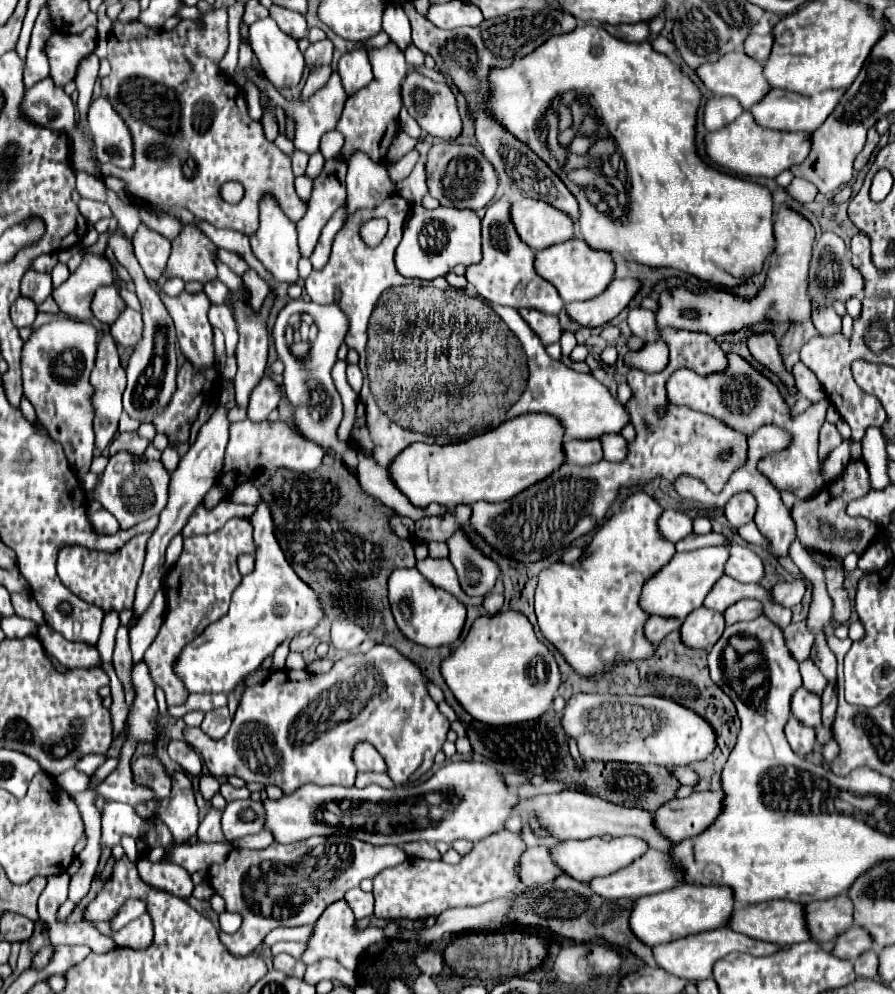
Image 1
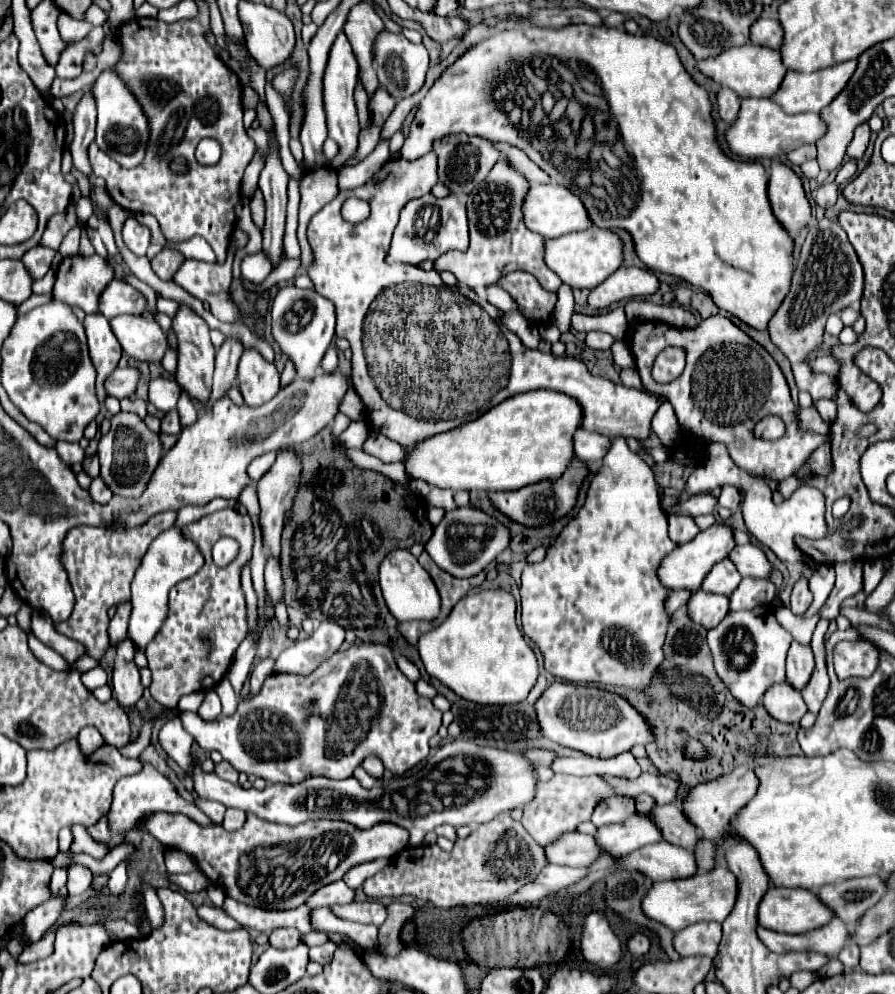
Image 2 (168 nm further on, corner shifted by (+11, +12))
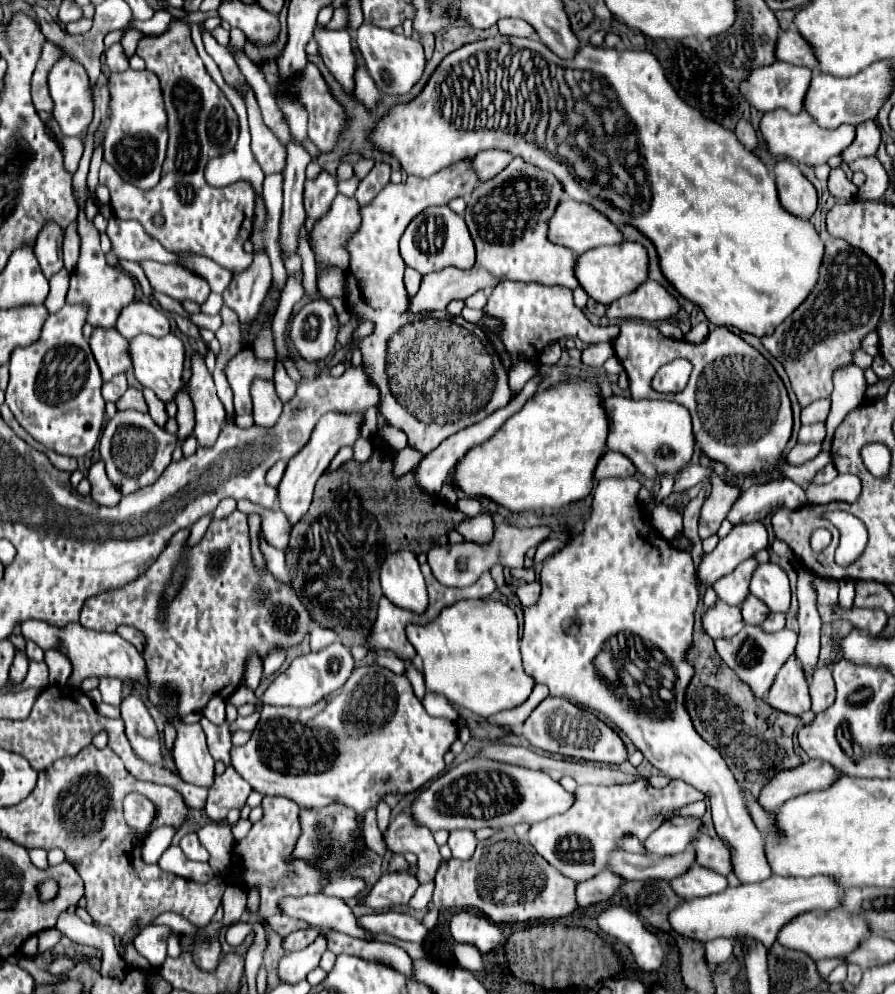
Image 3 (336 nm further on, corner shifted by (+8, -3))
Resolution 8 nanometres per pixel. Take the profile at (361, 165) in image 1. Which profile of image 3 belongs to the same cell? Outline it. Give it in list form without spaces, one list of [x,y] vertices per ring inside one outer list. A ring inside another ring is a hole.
[[[316,27],[314,39],[318,43],[318,51],[326,63],[326,67],[332,71],[332,75],[342,83],[342,87],[352,93],[354,91],[354,67],[356,59],[352,53],[352,37],[346,29],[332,31],[326,27]]]

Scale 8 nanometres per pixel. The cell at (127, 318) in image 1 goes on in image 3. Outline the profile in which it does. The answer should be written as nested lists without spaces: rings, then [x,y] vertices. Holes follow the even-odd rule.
[[[170,333],[160,339],[152,337],[152,335],[138,335],[136,339],[130,341],[130,355],[132,355],[136,379],[144,387],[150,387],[160,401],[170,403],[170,401],[174,401],[178,391],[182,391],[182,389],[188,391],[188,385],[182,381],[186,351],[184,351],[184,343],[176,335]]]

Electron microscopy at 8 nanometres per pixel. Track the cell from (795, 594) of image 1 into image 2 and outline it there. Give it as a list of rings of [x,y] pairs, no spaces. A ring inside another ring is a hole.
[[[743,578],[741,584],[729,596],[729,610],[751,610],[755,606],[771,604],[777,596],[777,588],[771,580]]]

